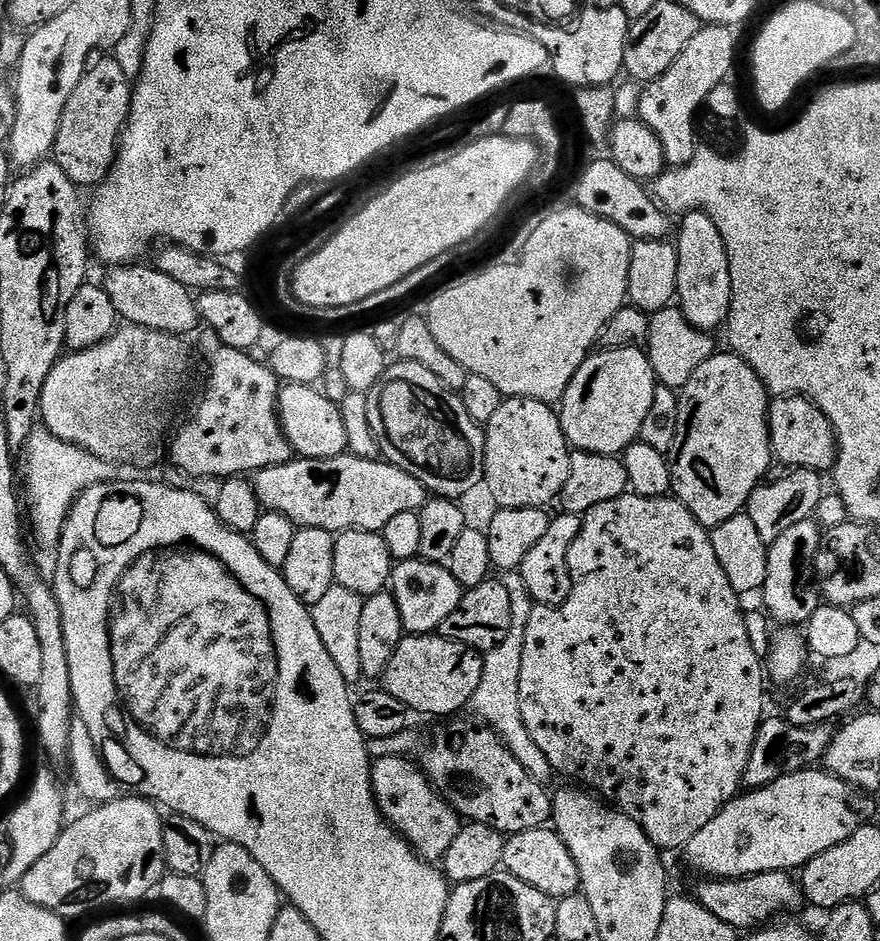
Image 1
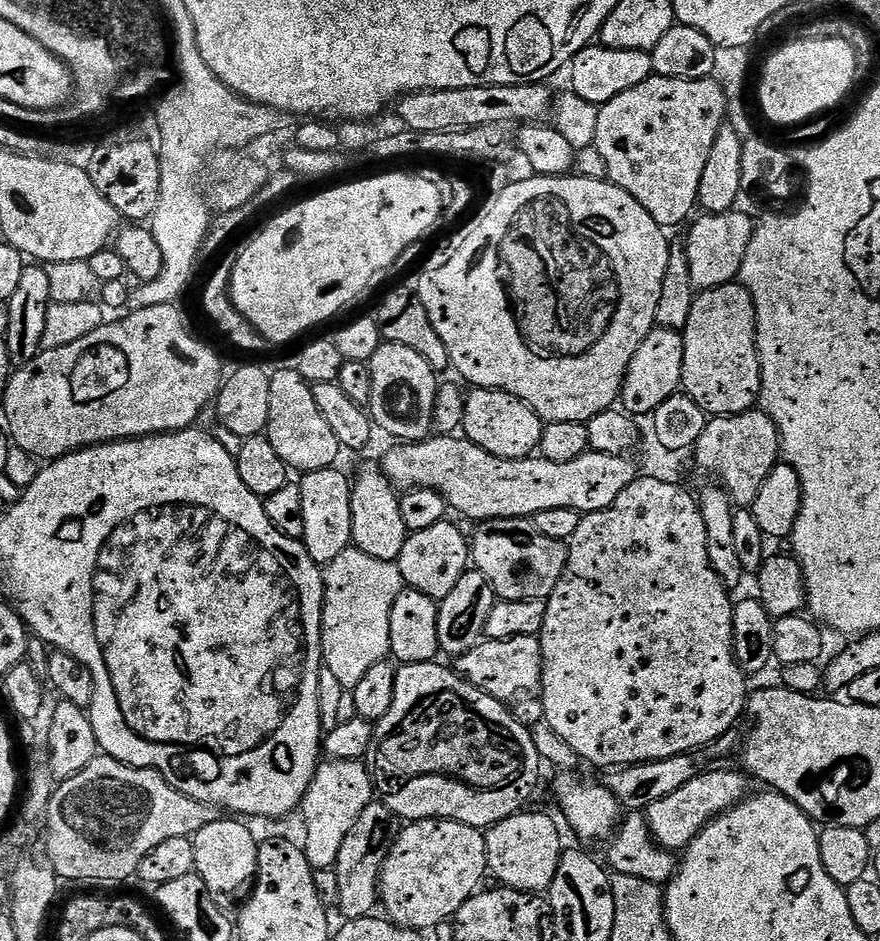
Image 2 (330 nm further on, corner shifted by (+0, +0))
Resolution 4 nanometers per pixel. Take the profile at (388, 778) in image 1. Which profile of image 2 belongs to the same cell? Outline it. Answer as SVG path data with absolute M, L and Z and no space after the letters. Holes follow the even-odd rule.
M373 802L366 806L338 851L335 870L338 874L338 902L335 907L344 920L357 920L373 915L380 898L380 872L386 858L400 837L402 821L384 804Z

